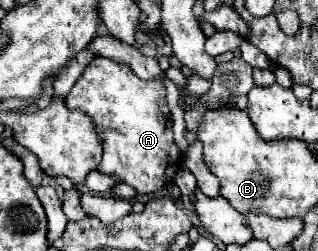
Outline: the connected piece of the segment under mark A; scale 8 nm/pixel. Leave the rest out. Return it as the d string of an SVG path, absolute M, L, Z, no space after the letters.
M95 57L65 97L65 103L69 109L87 113L95 121L97 131L101 131L101 173L121 177L141 195L155 193L163 189L169 179L175 179L181 153L173 141L165 87L159 79L143 81L129 69L129 65L105 57Z

